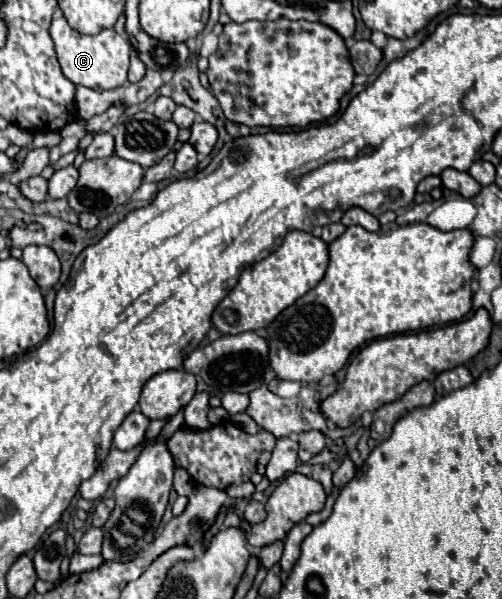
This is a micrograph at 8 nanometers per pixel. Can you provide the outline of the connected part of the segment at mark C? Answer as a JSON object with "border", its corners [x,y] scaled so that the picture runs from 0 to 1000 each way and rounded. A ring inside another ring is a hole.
{"border":[[[110,27],[98,47],[98,57],[110,70],[110,87],[114,87],[122,117],[145,140],[161,140],[185,150],[225,150],[253,137],[261,77],[253,63],[233,57],[225,47],[201,50],[193,60],[169,60],[145,50],[125,27]]]}

